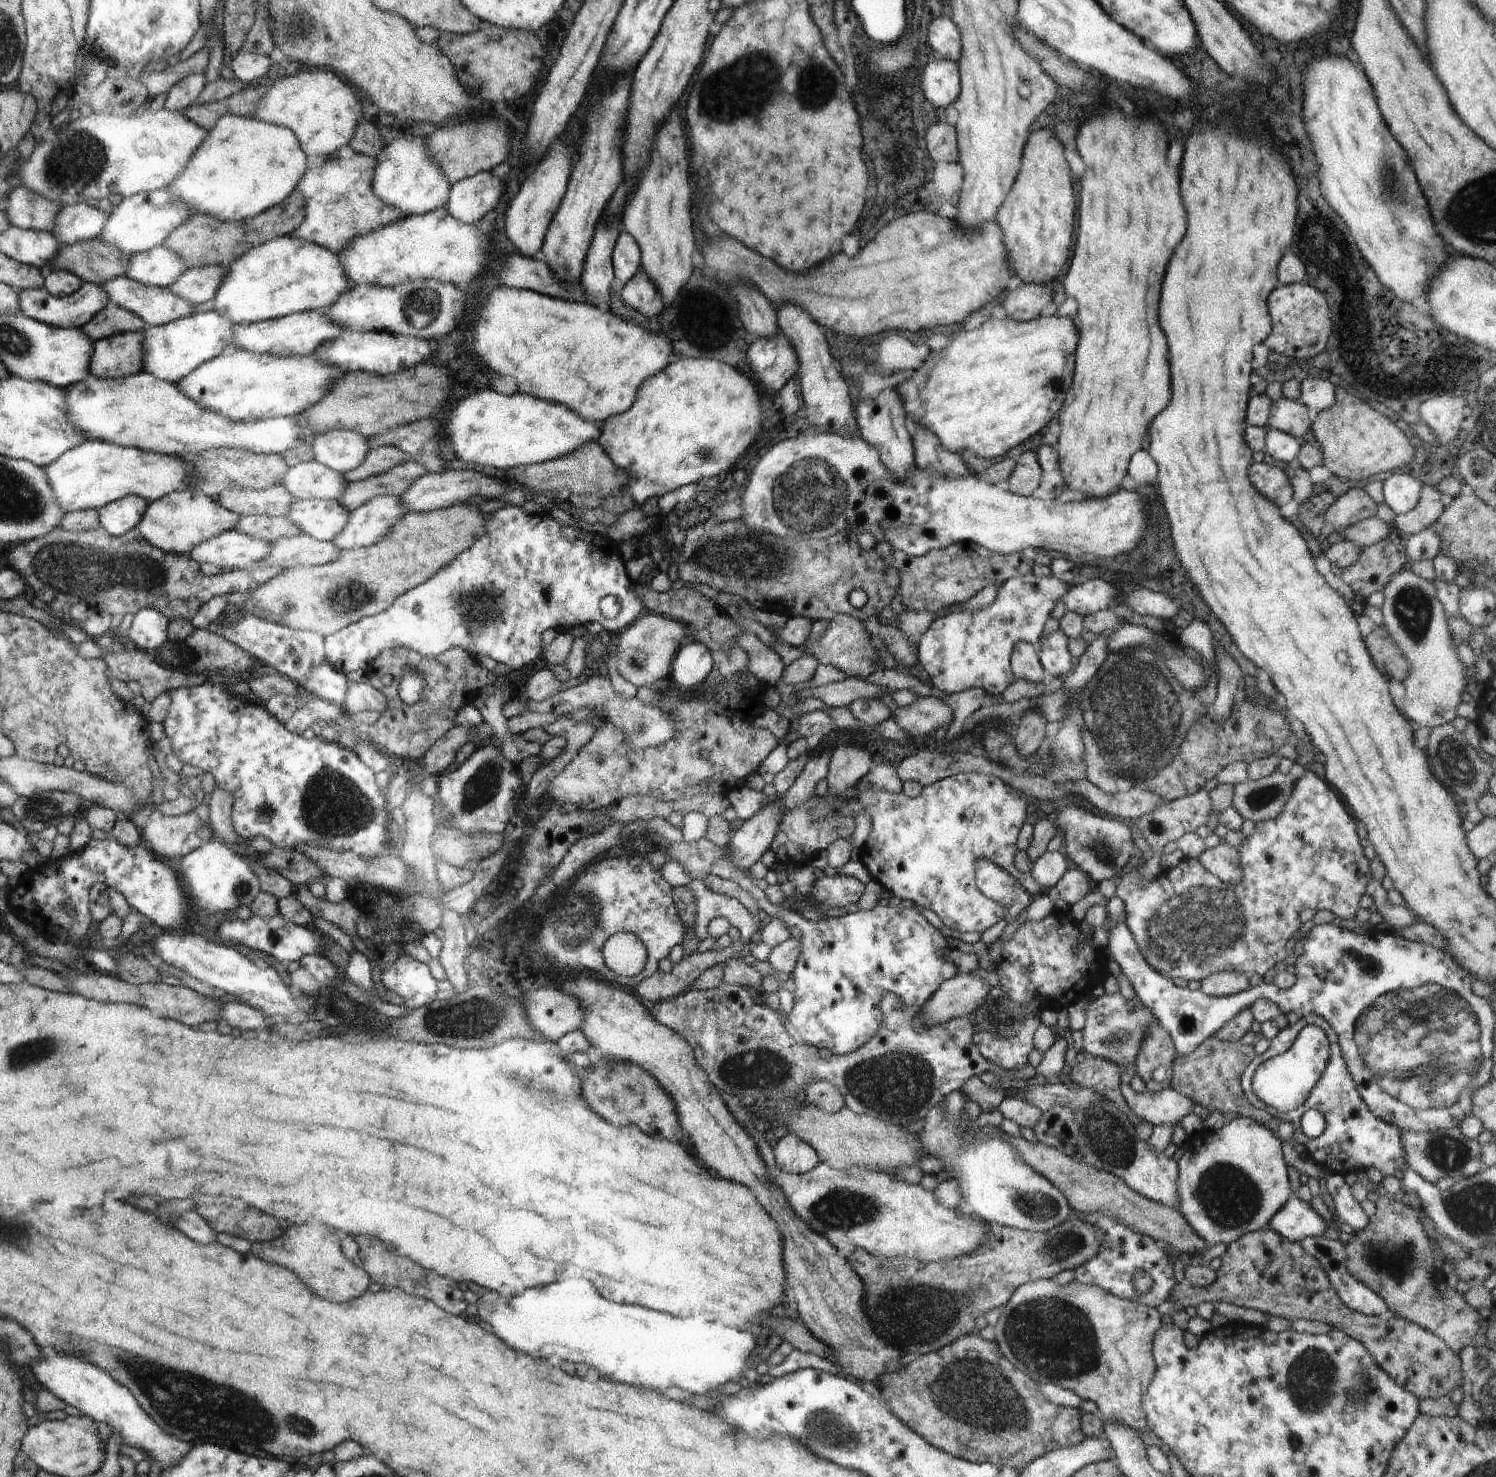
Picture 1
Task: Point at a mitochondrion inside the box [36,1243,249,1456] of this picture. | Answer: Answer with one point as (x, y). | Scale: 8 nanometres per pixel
(70, 1337)

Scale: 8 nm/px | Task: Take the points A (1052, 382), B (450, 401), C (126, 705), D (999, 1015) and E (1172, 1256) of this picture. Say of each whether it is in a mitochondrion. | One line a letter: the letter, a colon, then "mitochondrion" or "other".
A: mitochondrion
B: other
C: other
D: mitochondrion
E: other

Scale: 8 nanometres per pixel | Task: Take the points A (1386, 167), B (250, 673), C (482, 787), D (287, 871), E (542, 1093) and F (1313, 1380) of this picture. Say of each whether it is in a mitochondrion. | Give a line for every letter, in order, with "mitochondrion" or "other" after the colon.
A: mitochondrion
B: other
C: mitochondrion
D: other
E: mitochondrion
F: mitochondrion

